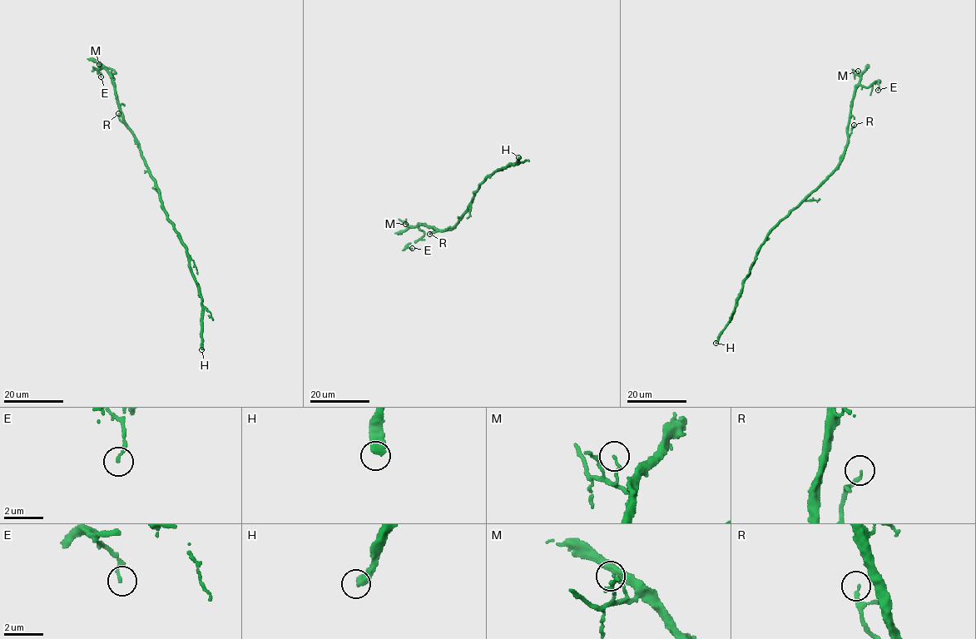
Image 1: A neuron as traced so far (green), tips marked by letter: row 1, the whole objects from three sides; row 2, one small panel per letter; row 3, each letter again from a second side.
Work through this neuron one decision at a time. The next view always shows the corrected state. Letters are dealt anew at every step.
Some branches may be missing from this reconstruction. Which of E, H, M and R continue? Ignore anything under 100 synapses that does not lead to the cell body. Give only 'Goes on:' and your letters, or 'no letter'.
Goes on: H

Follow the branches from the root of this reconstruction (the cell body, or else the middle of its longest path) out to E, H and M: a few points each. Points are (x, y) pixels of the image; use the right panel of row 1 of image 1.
E: (803, 199), (819, 188), (842, 158), (854, 90), (874, 81), (878, 90)
H: (803, 199), (779, 220), (760, 247), (742, 292), (735, 300), (732, 319), (715, 343)
M: (803, 199), (819, 188), (842, 158), (848, 141), (847, 126), (854, 92), (860, 79), (858, 71)

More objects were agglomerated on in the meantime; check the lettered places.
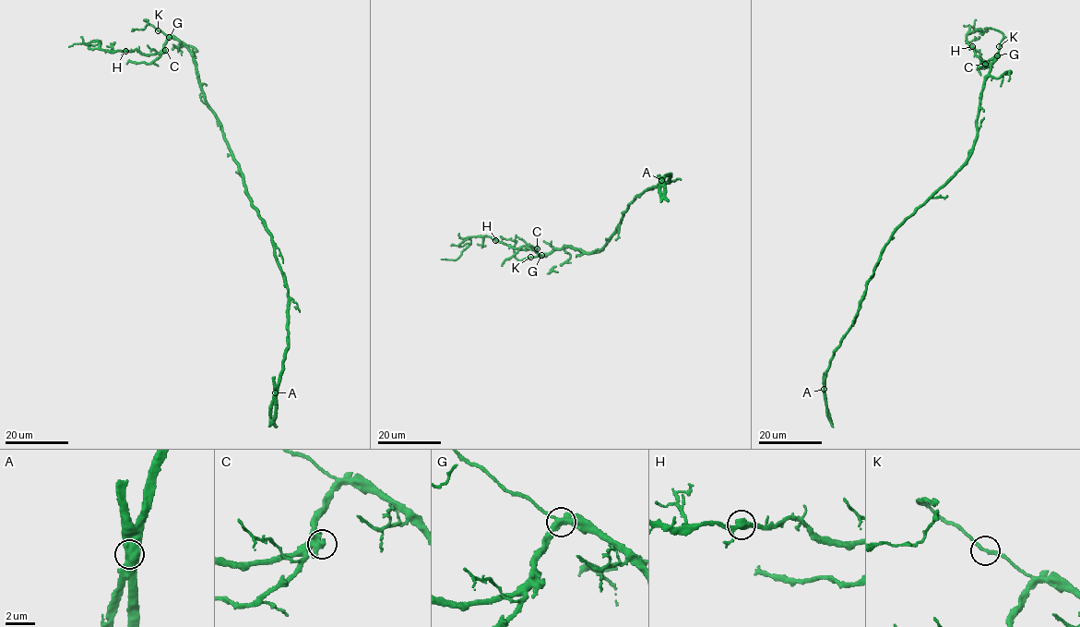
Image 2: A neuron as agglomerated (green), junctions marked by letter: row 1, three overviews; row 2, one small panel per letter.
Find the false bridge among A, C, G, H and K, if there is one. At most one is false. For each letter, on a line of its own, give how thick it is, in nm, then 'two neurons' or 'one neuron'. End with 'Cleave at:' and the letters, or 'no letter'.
A: 550 nm | two neurons
C: 550 nm | one neuron
G: 360 nm | one neuron
H: 380 nm | one neuron
K: 200 nm | one neuron
Cleave at: A

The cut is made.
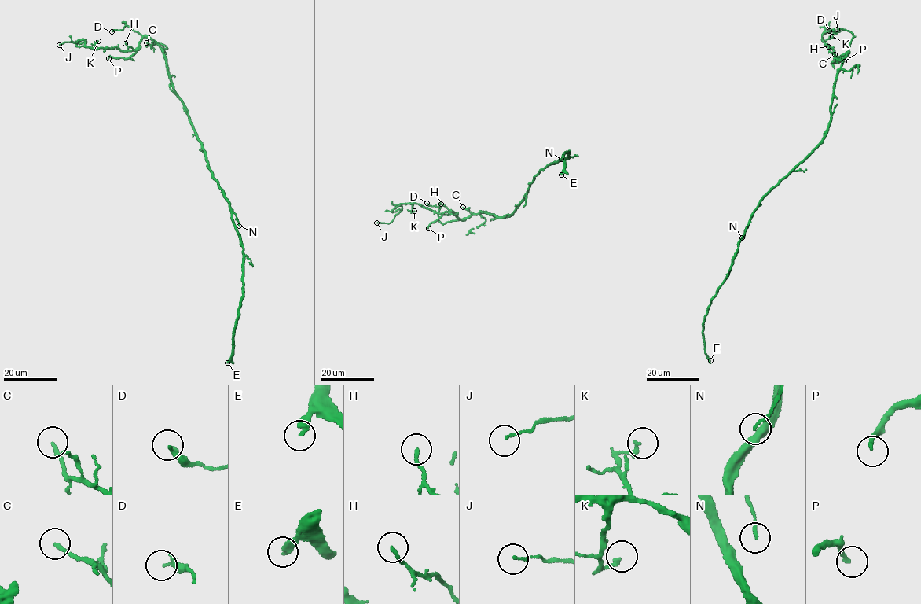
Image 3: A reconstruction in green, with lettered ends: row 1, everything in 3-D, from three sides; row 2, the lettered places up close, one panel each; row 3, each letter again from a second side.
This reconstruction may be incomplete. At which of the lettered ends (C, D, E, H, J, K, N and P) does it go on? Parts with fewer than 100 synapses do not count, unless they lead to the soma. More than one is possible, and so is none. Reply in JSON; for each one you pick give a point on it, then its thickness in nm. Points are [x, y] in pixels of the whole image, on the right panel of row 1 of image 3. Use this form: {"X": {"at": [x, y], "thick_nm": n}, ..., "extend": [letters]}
{"E": {"at": [710, 360], "thick_nm": 280}, "extend": ["E"]}

